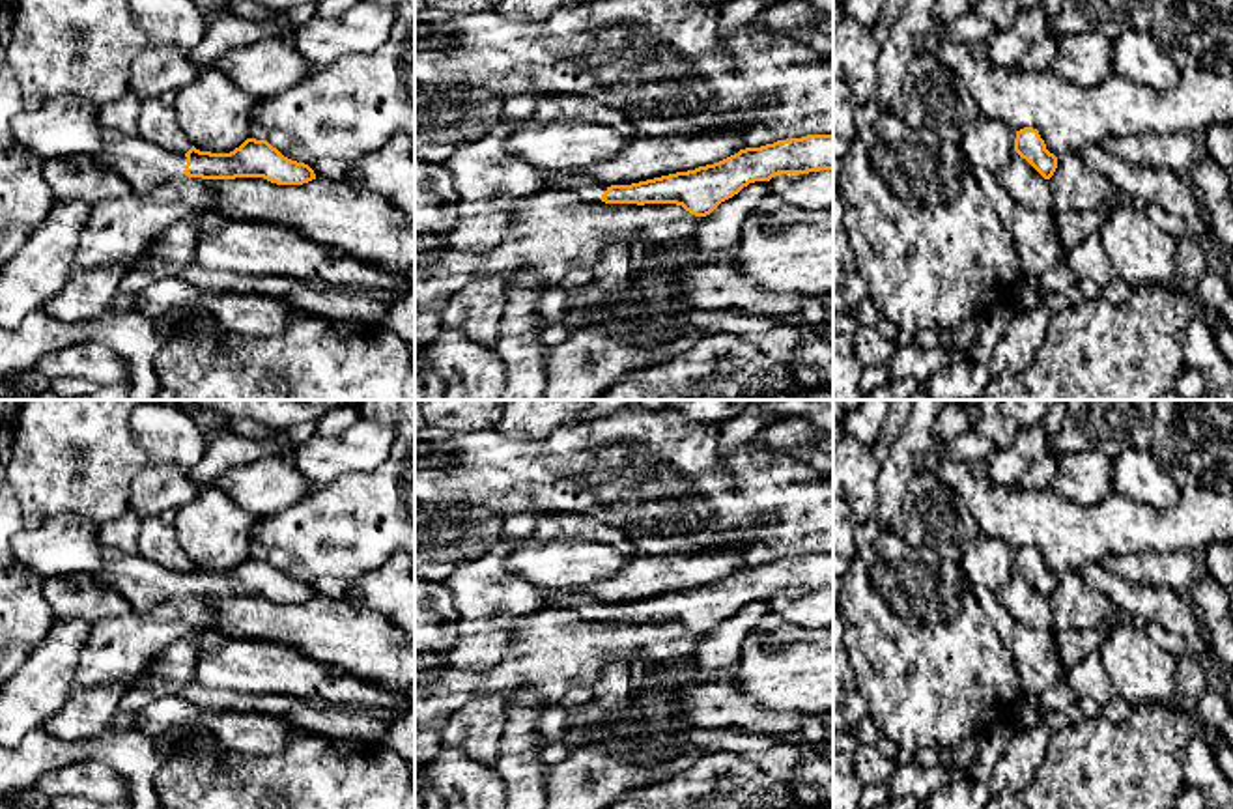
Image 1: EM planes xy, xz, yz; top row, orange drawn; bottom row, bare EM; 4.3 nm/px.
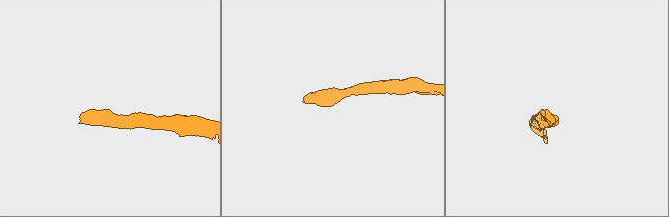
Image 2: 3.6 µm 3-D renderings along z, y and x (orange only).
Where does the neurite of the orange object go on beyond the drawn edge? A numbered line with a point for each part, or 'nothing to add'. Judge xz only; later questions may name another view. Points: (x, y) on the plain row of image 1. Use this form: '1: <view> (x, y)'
1: xz (583, 606)

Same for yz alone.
nothing to add

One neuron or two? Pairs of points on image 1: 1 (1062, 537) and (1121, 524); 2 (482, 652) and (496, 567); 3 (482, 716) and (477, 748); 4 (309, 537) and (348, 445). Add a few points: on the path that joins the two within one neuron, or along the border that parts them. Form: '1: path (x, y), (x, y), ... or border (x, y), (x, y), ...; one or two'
1: path (1077, 535), (1106, 529); one
2: path (482, 632), (484, 587); one
3: path (481, 723), (477, 727), (477, 740); one
4: border (374, 468), (363, 473), (342, 473), (314, 492); two

